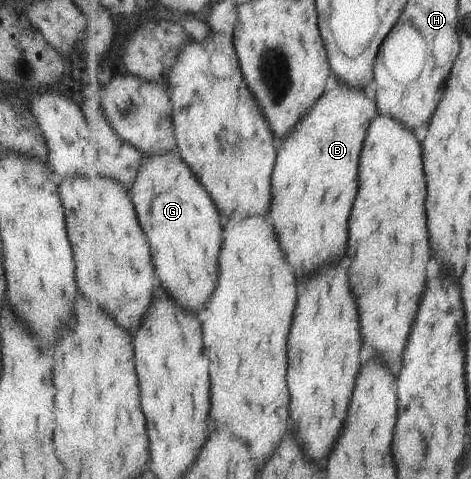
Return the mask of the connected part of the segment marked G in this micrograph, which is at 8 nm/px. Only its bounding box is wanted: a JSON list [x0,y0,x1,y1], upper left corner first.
[133,152,223,313]

